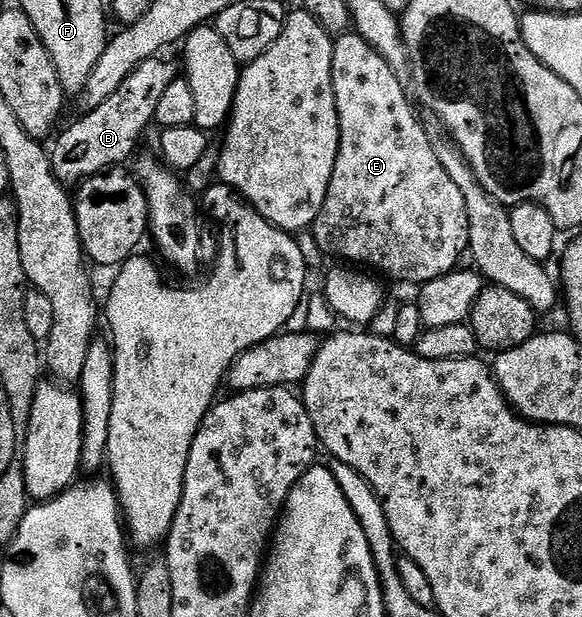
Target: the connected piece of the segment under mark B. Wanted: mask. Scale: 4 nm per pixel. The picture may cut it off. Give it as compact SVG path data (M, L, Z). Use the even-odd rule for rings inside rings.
M163 58L141 62L141 66L137 66L133 74L117 86L116 92L109 94L108 100L101 102L101 106L84 111L80 120L73 121L63 133L60 131L54 137L55 145L50 145L49 155L51 169L57 179L64 186L78 186L99 172L126 165L126 160L130 161L136 155L135 147L143 131L152 127L157 114L157 101L176 78L174 66L166 64Z

